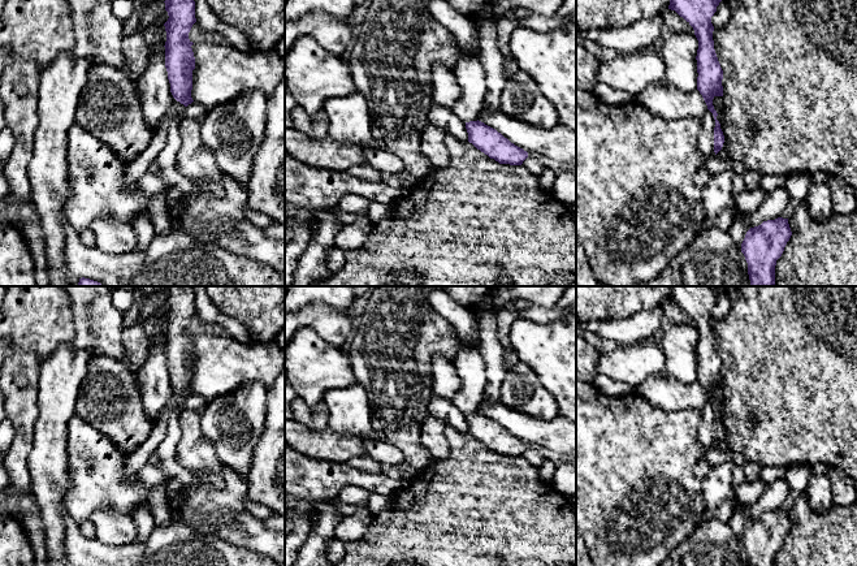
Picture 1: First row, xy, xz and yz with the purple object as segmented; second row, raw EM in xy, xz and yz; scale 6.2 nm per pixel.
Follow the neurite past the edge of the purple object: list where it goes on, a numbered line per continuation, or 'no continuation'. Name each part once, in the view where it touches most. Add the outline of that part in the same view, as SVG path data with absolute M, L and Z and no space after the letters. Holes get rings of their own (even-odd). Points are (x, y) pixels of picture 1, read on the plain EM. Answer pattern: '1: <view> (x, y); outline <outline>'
no continuation

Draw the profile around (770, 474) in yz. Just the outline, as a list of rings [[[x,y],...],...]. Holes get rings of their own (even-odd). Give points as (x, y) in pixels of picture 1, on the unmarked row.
[[[766,466],[762,467],[761,479],[769,485],[784,478],[784,467]]]

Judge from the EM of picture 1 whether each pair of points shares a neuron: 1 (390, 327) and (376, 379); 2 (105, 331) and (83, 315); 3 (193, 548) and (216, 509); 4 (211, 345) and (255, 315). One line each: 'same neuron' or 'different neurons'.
1: same neuron
2: same neuron
3: different neurons
4: different neurons

